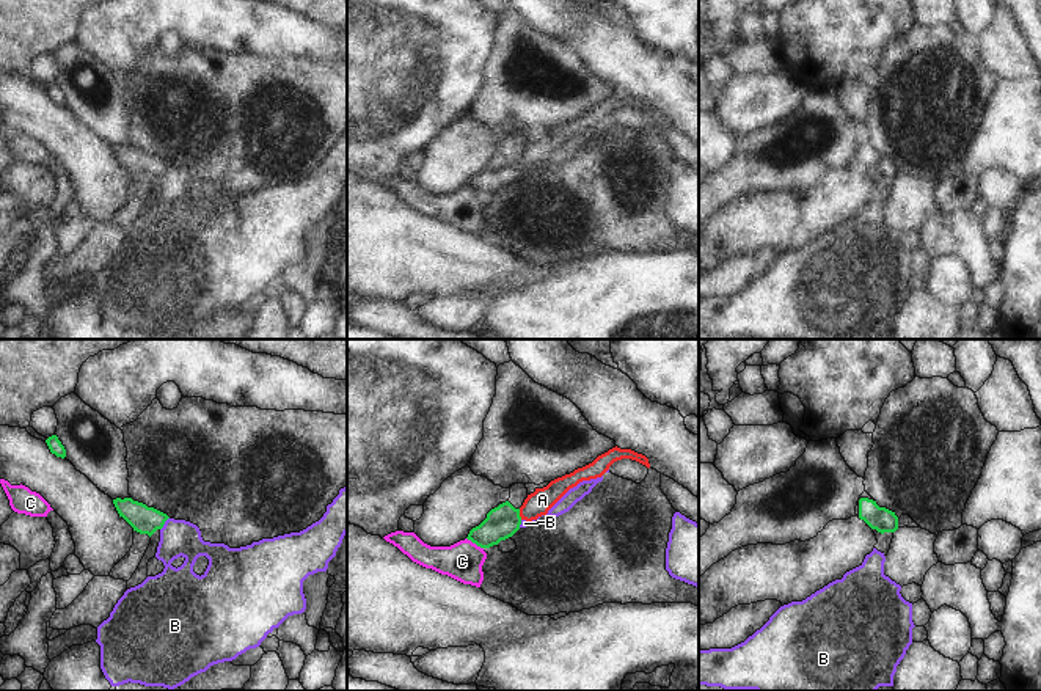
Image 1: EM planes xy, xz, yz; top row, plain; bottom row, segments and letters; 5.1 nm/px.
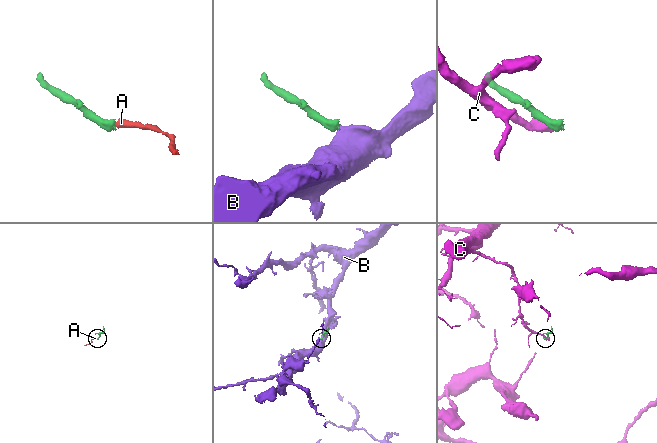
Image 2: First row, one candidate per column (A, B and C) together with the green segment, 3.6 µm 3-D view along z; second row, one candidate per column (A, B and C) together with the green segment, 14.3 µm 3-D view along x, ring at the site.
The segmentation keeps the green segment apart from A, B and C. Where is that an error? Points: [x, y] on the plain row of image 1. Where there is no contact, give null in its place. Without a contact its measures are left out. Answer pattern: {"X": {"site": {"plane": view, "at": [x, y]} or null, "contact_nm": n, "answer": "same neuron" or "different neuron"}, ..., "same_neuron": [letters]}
{"A": {"site": {"plane": "xz", "at": [518, 162]}, "contact_nm": 60, "answer": "same neuron"}, "B": {"site": {"plane": "xy", "at": [164, 171]}, "contact_nm": 80, "answer": "different neuron"}, "C": {"site": {"plane": "xz", "at": [474, 190]}, "contact_nm": 110, "answer": "different neuron"}, "same_neuron": ["A"]}

